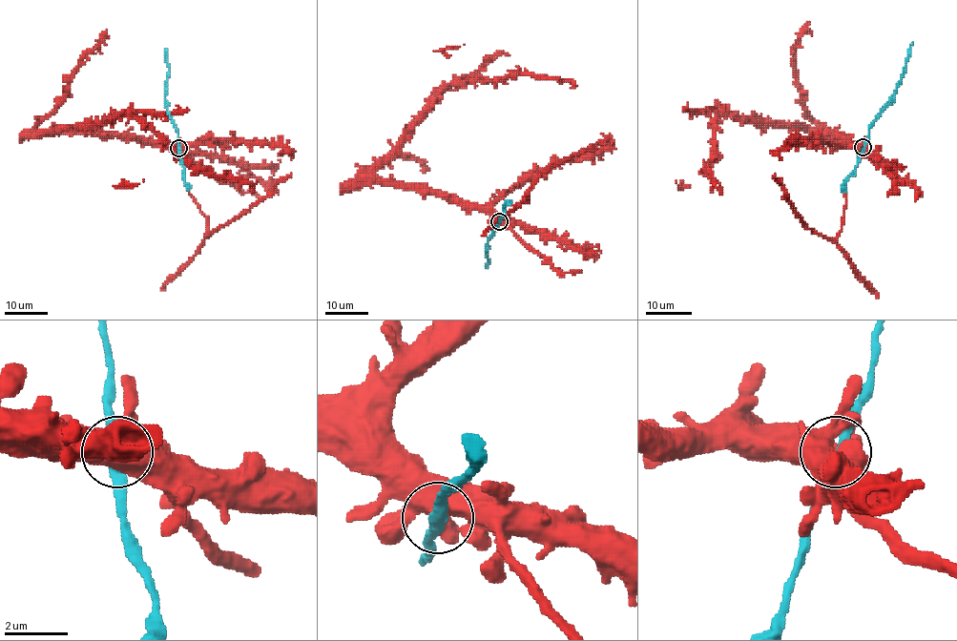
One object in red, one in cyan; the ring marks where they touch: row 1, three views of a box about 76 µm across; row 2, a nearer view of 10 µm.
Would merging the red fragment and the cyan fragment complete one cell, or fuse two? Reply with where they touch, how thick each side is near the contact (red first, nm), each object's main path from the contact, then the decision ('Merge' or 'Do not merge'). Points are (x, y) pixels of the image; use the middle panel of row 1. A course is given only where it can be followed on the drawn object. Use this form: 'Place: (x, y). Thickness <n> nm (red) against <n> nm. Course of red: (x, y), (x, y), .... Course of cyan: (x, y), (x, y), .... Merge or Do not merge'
Place: (499, 221). Thickness 600 nm (red) against 400 nm. Course of red: (499, 220), (437, 195), (387, 185), (375, 169), (446, 88), (521, 74), (570, 79), (571, 88). Course of cyan: (499, 220), (487, 242), (487, 268). Merge

